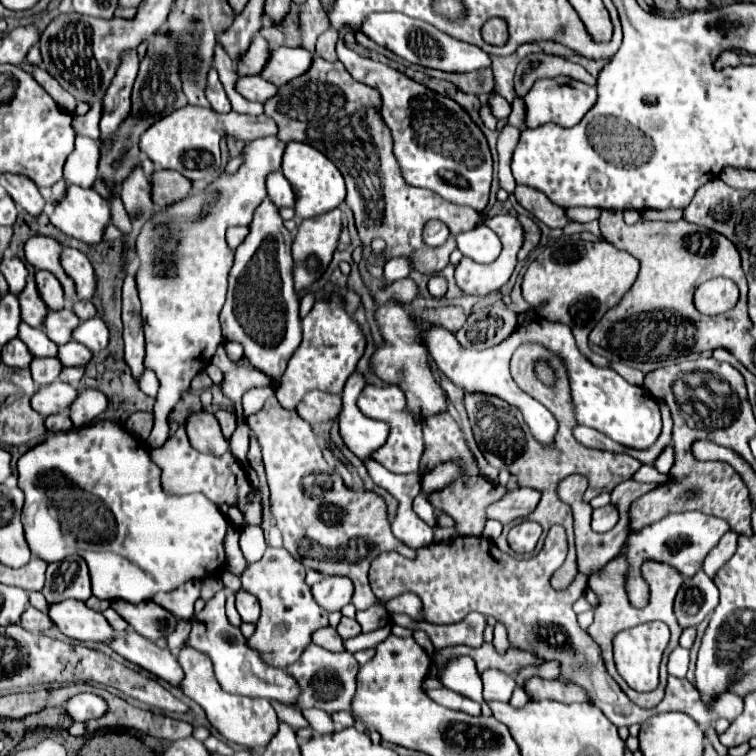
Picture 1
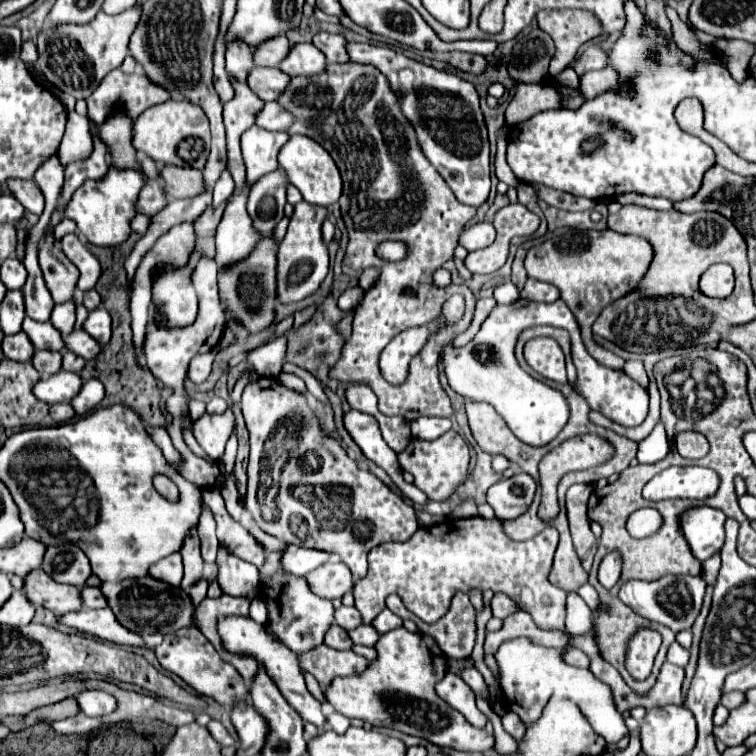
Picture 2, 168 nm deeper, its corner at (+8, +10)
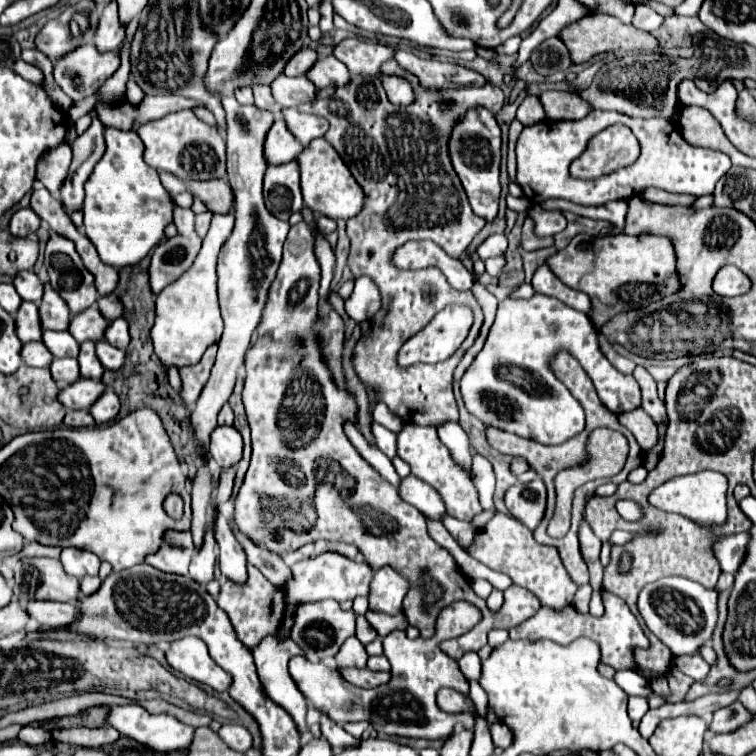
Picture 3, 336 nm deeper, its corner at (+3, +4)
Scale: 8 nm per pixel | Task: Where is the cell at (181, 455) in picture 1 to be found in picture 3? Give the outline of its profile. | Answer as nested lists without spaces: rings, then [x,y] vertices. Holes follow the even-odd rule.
[[[171,494],[167,500],[165,500],[165,512],[171,516],[171,518],[181,518],[181,512],[183,512],[183,502],[177,494]]]

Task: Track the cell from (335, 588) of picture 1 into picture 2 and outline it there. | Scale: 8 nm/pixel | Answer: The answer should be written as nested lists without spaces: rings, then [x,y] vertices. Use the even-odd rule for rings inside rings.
[[[336,562],[336,564],[322,564],[320,568],[312,570],[310,574],[304,576],[308,580],[308,586],[310,590],[320,596],[320,598],[328,598],[328,600],[336,600],[336,598],[342,598],[346,592],[352,590],[354,586],[354,580],[352,580],[352,574],[350,570],[342,564],[342,562]]]

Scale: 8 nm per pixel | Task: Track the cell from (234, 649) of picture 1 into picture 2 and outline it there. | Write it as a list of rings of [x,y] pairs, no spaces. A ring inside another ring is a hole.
[[[224,616],[224,618],[220,618],[216,622],[216,628],[218,628],[218,636],[220,636],[222,644],[224,644],[224,650],[228,650],[232,654],[238,654],[238,656],[256,656],[258,664],[268,672],[268,676],[272,676],[272,680],[280,688],[282,696],[302,716],[302,720],[316,724],[320,734],[324,732],[324,728],[326,728],[324,720],[326,718],[322,714],[320,702],[306,690],[306,682],[304,682],[304,676],[302,676],[300,666],[298,666],[298,656],[292,650],[288,650],[280,640],[270,636],[266,632],[266,628],[262,624],[258,624],[258,622],[254,622],[252,618]]]

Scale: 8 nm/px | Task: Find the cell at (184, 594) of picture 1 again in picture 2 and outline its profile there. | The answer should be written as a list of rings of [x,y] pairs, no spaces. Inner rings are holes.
[[[172,554],[172,556],[156,562],[150,568],[150,576],[156,580],[164,580],[166,584],[172,584],[174,588],[178,588],[182,582],[182,558],[180,558],[180,554]]]

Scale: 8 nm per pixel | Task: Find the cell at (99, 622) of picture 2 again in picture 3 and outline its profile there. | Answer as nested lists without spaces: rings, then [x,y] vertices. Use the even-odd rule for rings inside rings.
[[[27,602],[25,612],[43,626],[61,628],[69,626],[79,618],[75,602]]]

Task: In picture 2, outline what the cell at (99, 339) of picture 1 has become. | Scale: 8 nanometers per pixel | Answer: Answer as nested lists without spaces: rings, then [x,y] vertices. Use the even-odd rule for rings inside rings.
[[[104,306],[92,310],[84,322],[84,330],[94,338],[100,340],[100,344],[106,344],[110,340],[110,314],[106,312]]]

